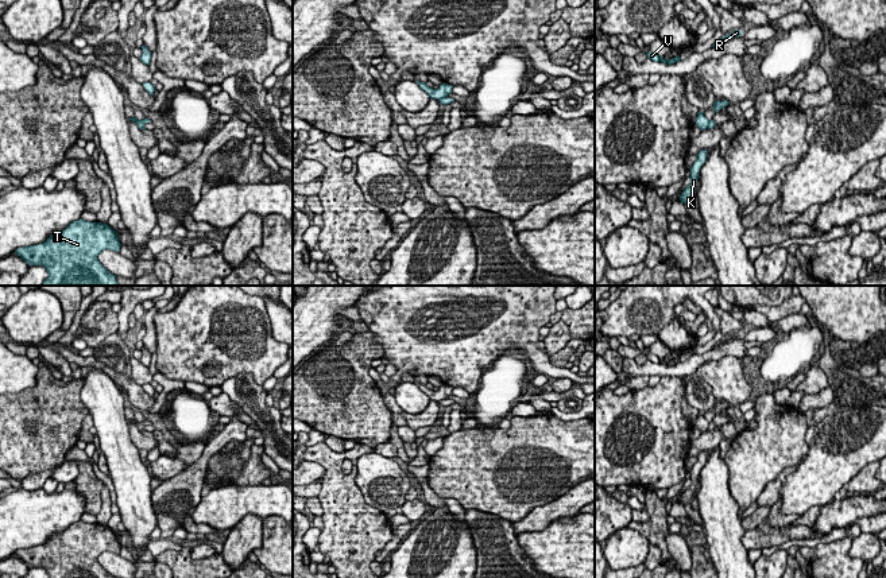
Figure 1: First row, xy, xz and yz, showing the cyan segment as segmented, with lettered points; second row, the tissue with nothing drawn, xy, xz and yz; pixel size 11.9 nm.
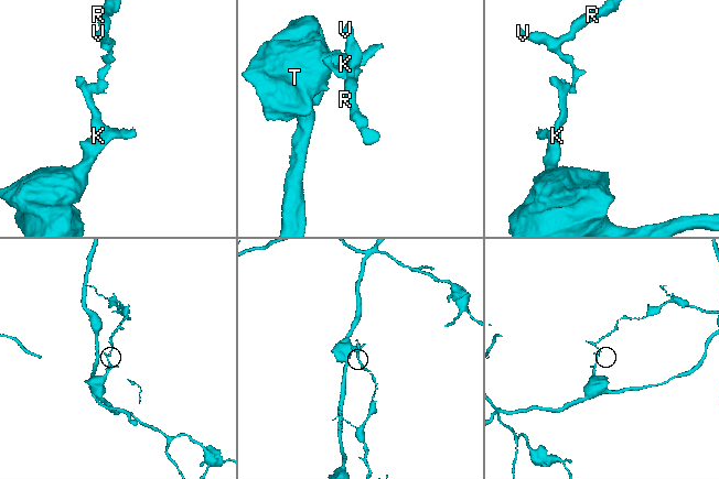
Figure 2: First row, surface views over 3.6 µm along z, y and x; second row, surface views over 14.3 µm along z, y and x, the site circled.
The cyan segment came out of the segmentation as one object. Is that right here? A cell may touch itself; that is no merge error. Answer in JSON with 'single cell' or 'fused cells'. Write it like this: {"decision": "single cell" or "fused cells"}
{"decision": "fused cells"}

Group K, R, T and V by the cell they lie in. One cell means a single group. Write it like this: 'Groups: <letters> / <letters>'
Groups: K T / R V

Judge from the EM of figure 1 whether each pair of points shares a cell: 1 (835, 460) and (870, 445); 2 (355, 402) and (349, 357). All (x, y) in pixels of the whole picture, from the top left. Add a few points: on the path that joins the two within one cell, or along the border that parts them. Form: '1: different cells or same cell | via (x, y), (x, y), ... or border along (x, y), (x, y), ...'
1: same cell | via (843, 457), (862, 447)
2: same cell | via (355, 391), (353, 368)

